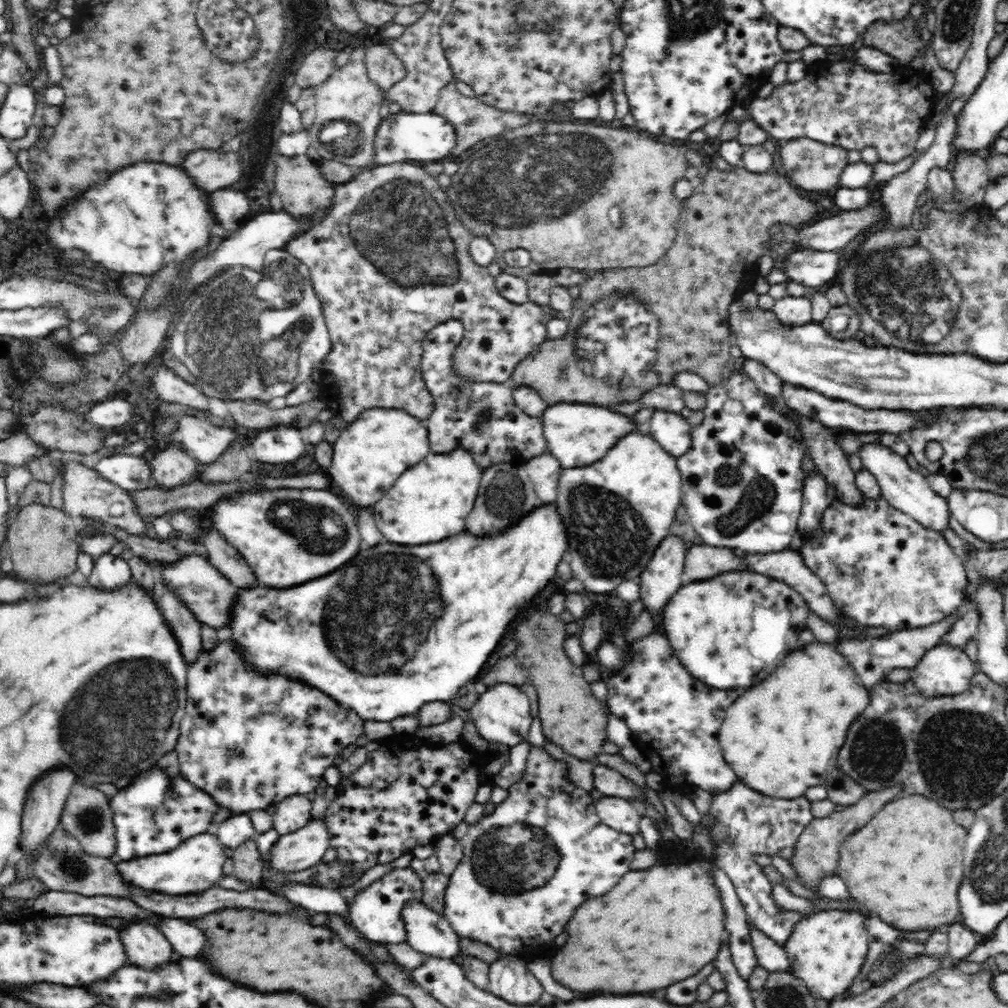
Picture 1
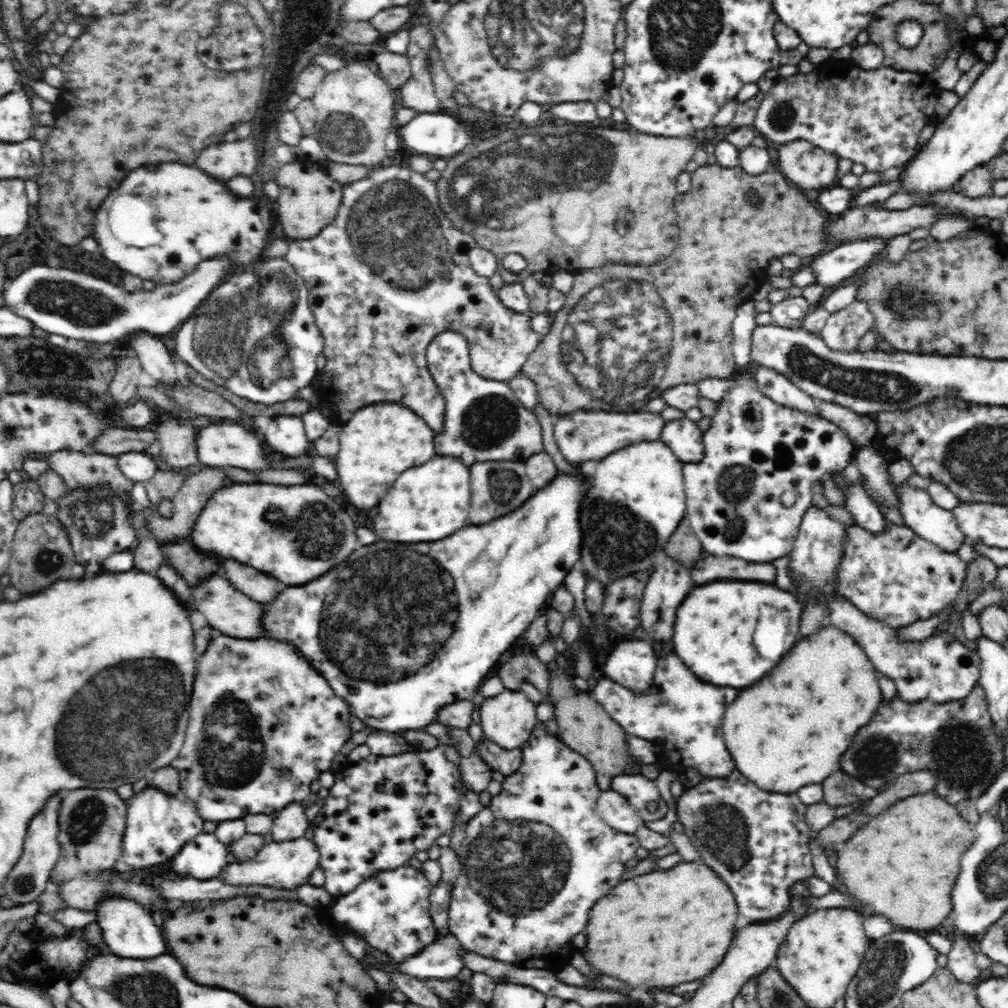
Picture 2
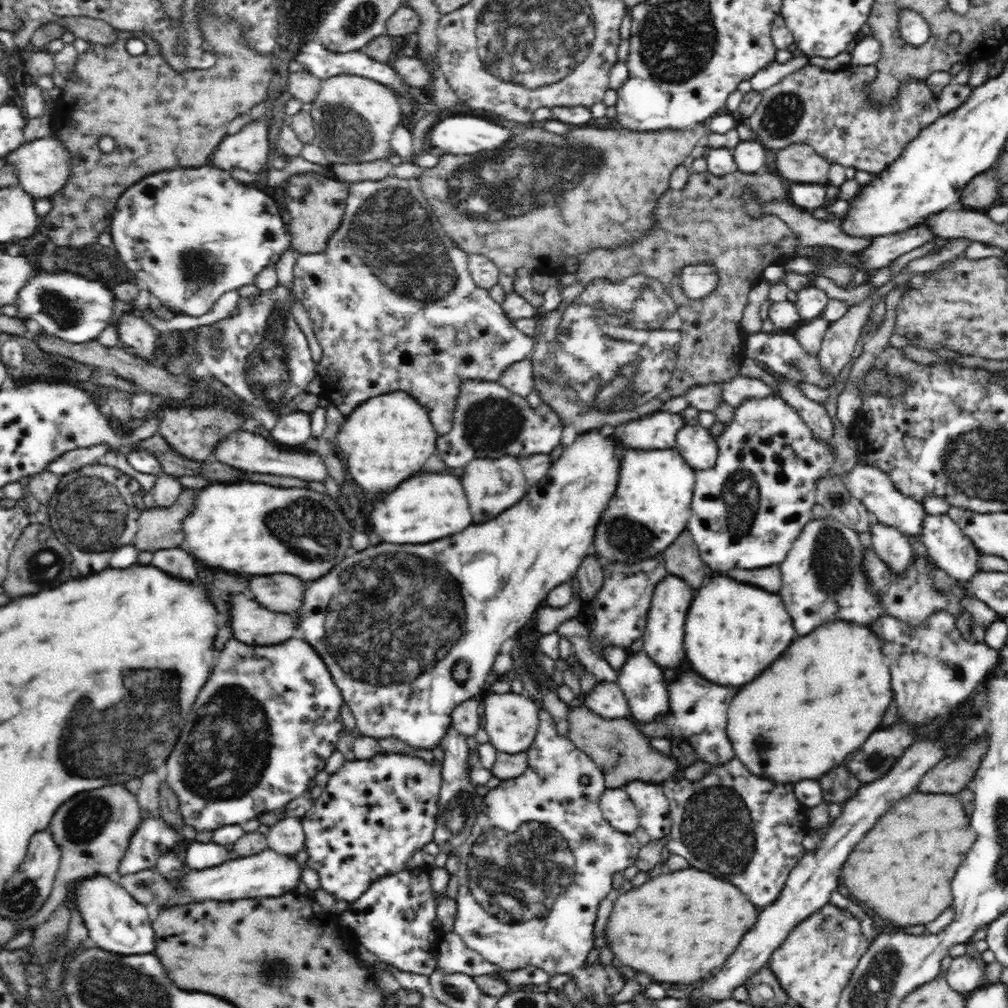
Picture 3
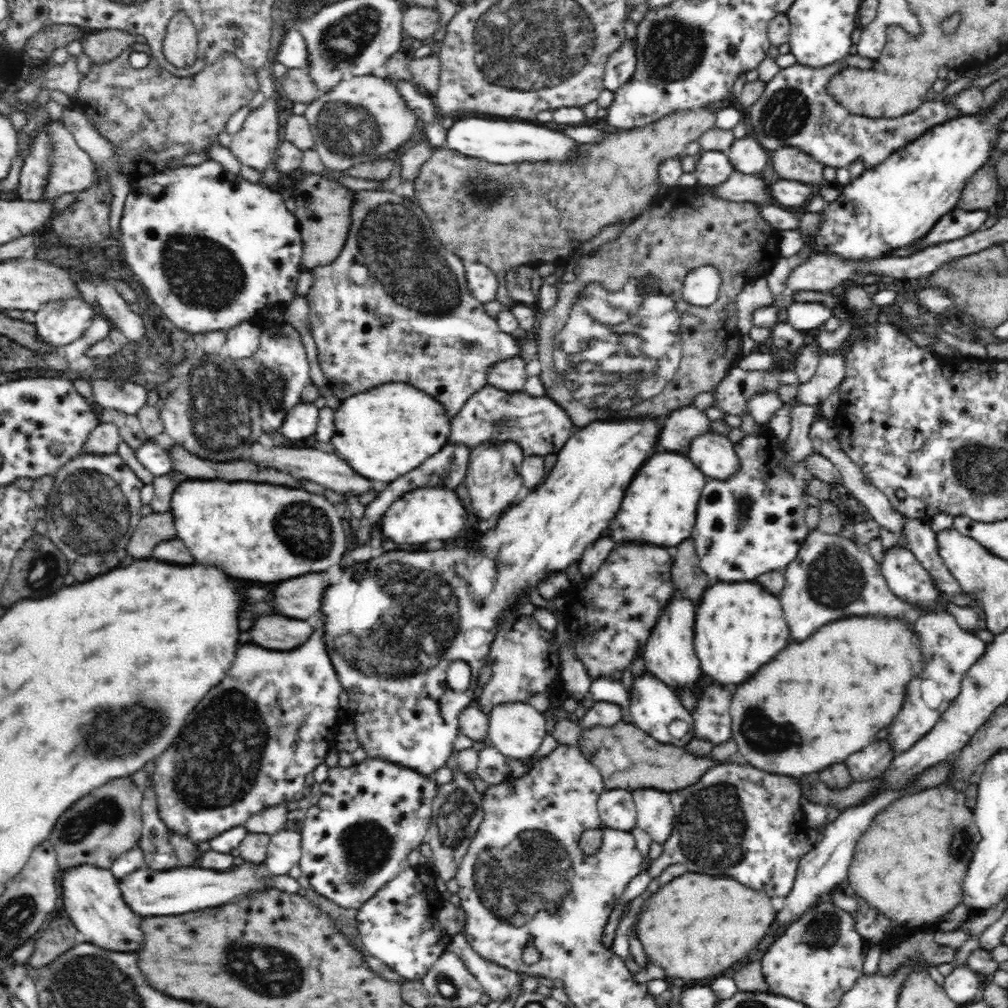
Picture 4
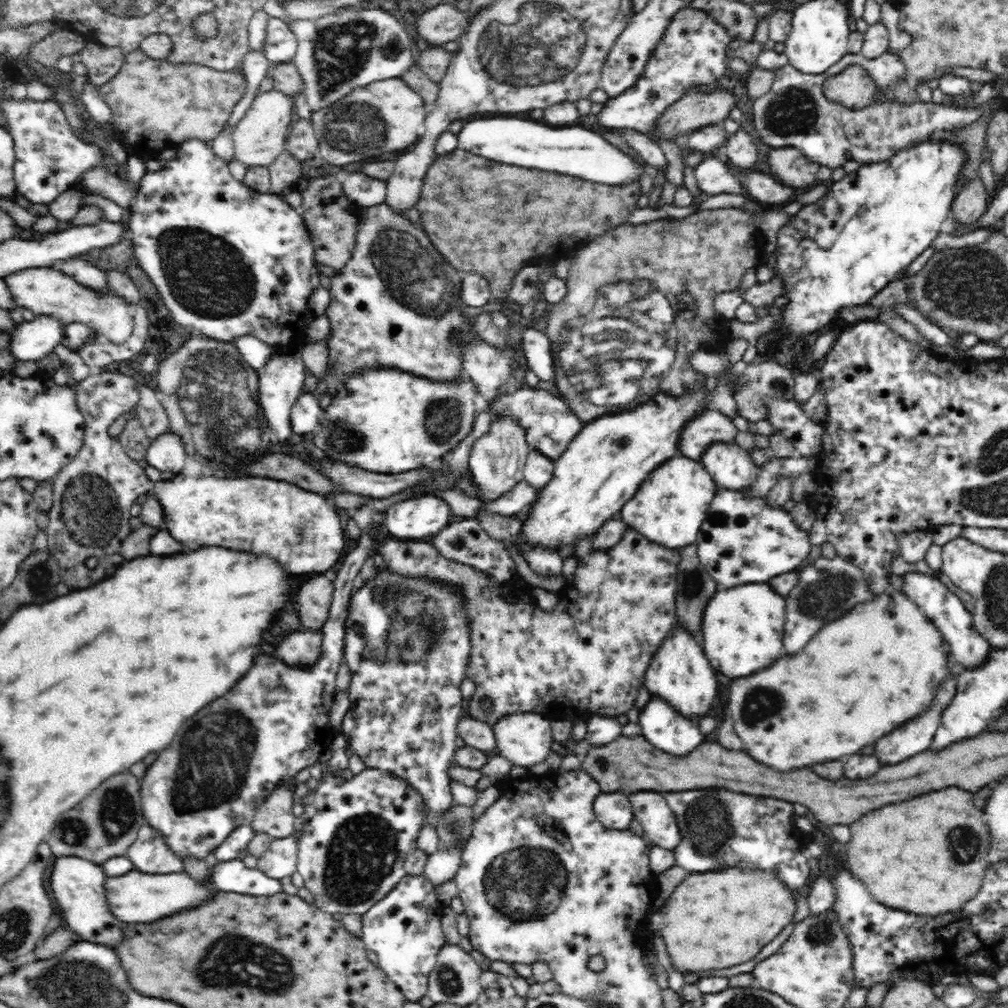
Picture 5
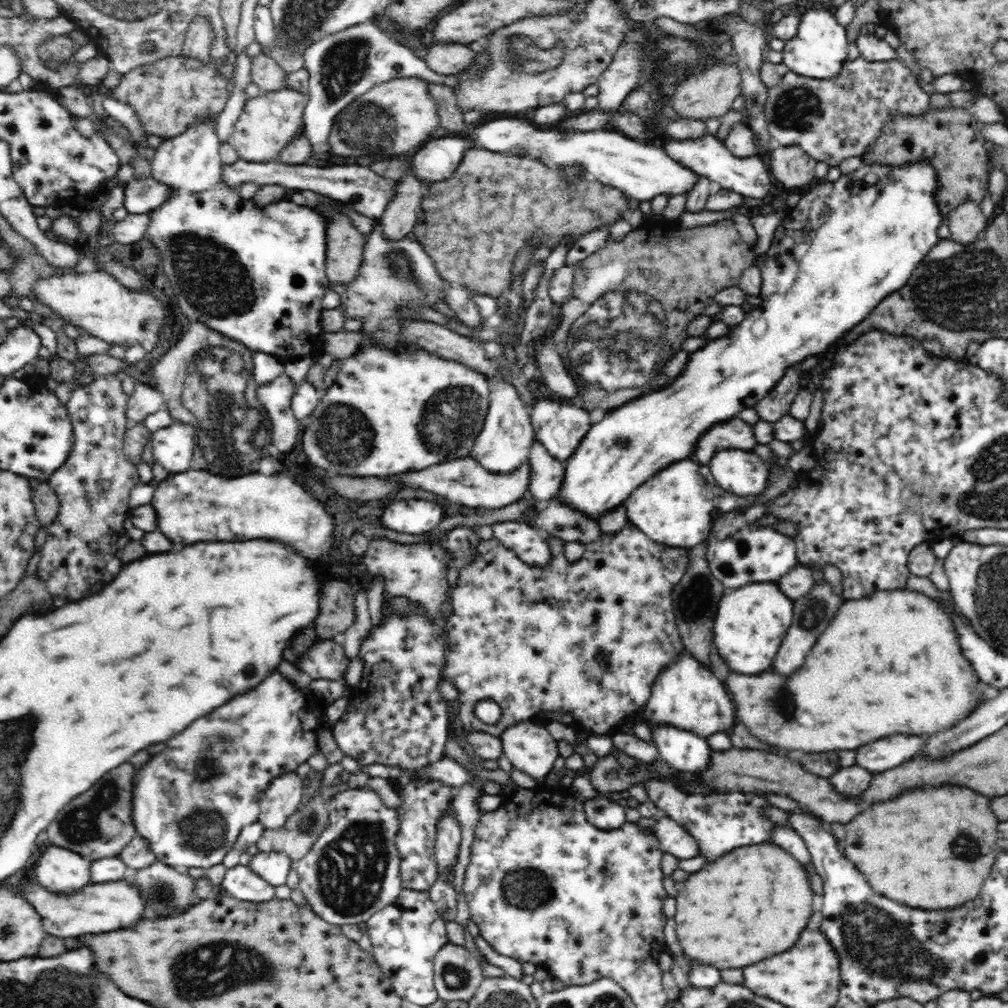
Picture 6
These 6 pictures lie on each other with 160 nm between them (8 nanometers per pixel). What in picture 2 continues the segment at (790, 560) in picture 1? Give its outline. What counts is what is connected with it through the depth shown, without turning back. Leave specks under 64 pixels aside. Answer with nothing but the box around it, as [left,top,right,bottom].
[828,596,979,703]

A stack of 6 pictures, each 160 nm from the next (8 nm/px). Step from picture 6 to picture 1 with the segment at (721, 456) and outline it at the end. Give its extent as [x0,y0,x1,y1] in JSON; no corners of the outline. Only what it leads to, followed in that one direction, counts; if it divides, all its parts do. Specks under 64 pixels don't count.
[648,409,691,458]

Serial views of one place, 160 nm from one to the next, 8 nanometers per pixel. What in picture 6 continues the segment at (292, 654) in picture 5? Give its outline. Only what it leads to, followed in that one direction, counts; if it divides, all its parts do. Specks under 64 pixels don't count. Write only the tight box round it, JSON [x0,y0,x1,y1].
[297,639,350,682]

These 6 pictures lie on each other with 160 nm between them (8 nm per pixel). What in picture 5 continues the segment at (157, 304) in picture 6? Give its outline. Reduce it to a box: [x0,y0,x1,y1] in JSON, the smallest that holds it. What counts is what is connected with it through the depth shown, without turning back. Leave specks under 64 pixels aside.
[5,267,137,344]

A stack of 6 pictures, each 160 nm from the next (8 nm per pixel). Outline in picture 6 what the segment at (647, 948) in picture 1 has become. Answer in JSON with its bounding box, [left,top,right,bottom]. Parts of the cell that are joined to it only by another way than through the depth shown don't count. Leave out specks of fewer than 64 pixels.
[676,842,814,968]

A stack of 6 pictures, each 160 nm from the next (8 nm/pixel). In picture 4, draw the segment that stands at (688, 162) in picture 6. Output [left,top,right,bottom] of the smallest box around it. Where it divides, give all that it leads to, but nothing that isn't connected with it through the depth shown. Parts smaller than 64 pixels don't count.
[768,180,817,209]

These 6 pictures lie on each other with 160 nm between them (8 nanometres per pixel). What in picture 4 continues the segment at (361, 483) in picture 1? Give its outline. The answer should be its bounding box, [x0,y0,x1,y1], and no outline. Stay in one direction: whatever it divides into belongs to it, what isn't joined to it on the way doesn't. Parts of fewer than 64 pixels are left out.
[330,382,452,484]

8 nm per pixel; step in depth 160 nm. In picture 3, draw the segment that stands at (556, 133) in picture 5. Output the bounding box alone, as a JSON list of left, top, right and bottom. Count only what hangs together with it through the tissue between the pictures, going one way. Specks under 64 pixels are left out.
[430,115,512,155]

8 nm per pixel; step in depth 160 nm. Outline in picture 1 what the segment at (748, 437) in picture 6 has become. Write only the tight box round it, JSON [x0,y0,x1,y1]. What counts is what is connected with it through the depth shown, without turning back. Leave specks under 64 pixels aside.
[542,403,641,468]

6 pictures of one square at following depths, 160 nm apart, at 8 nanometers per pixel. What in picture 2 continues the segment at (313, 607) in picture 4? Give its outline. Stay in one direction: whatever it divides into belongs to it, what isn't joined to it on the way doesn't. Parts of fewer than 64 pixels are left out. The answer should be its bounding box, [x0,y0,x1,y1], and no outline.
[224,560,284,602]

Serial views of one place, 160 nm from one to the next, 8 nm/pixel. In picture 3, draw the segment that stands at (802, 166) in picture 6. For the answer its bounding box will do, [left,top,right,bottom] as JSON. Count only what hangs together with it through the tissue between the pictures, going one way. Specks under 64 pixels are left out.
[776,143,830,184]

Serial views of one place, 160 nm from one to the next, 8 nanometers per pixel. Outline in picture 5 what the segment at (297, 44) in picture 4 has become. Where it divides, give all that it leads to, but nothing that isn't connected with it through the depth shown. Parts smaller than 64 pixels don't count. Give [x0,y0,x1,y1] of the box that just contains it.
[262,17,297,64]

